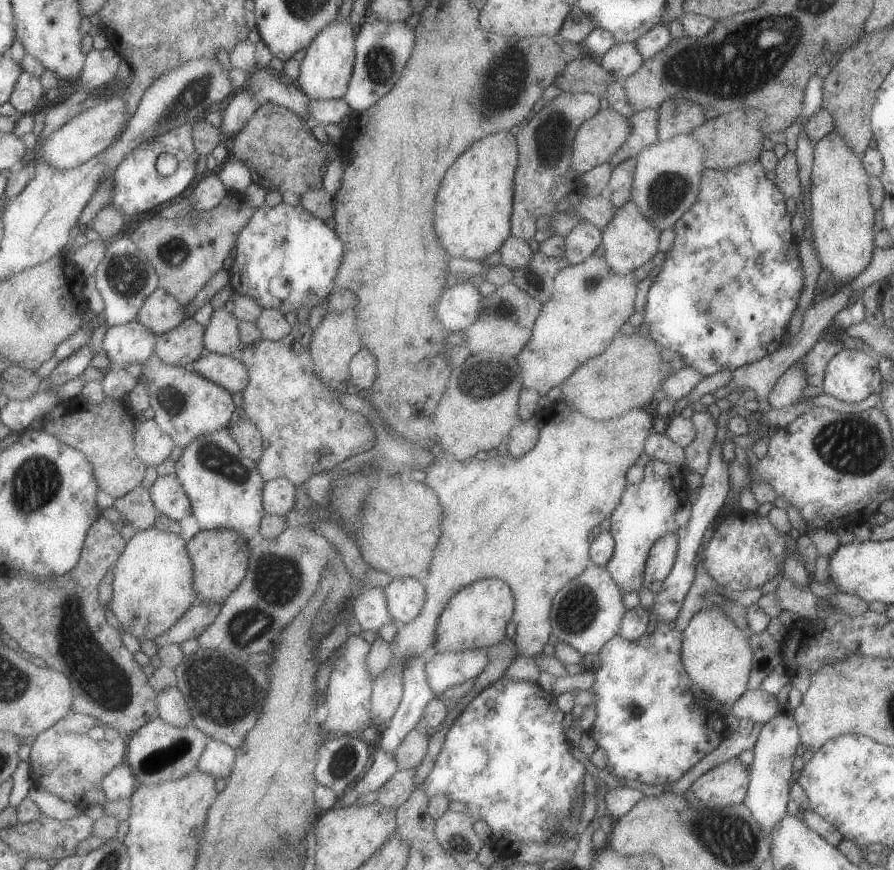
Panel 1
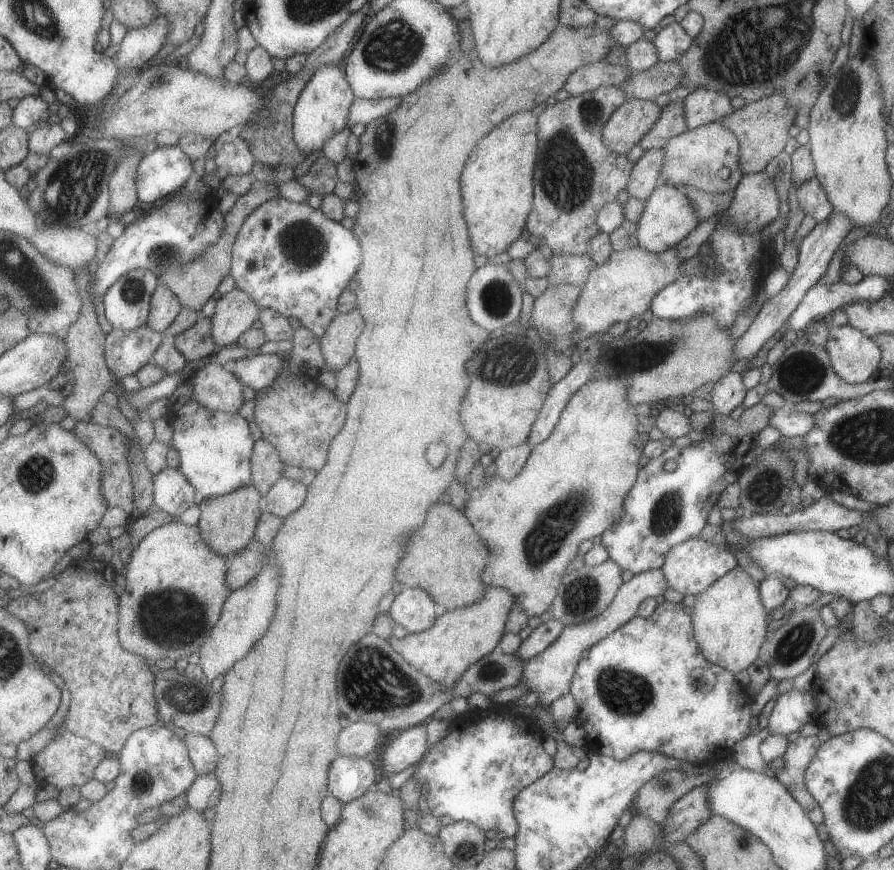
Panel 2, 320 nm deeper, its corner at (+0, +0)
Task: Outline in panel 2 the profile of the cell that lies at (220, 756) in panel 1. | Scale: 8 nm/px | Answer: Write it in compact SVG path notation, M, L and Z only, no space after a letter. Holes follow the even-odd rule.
M216 773L199 775L187 793L187 806L205 812L207 808L215 810L221 798L221 786Z

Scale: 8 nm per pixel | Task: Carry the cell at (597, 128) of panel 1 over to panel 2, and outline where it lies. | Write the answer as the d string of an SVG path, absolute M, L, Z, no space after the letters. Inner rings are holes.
M625 99L602 126L606 147L619 154L631 150L655 124L659 113L654 100Z

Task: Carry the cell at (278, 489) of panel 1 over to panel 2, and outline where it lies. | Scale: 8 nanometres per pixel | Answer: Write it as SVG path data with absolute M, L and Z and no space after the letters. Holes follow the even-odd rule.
M284 476L267 496L266 509L280 517L288 517L305 504L308 486L301 481Z

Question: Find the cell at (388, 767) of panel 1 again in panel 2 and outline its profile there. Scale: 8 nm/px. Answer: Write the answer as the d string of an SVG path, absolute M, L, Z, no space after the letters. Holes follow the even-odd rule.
M426 722L415 725L410 729L405 729L385 750L384 757L378 760L380 771L383 776L394 775L397 772L403 772L405 768L417 765L428 752L429 739L428 739L428 725Z

